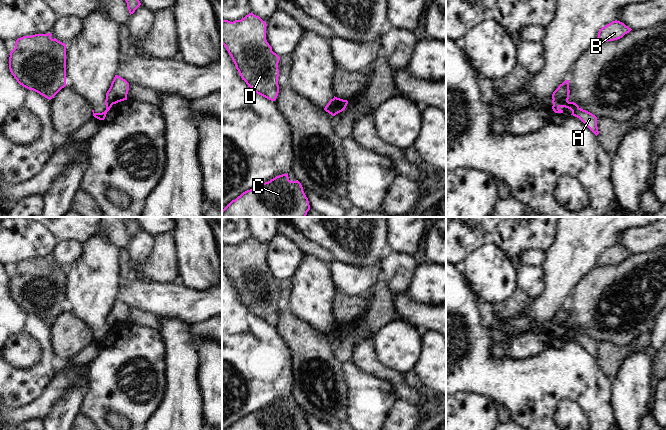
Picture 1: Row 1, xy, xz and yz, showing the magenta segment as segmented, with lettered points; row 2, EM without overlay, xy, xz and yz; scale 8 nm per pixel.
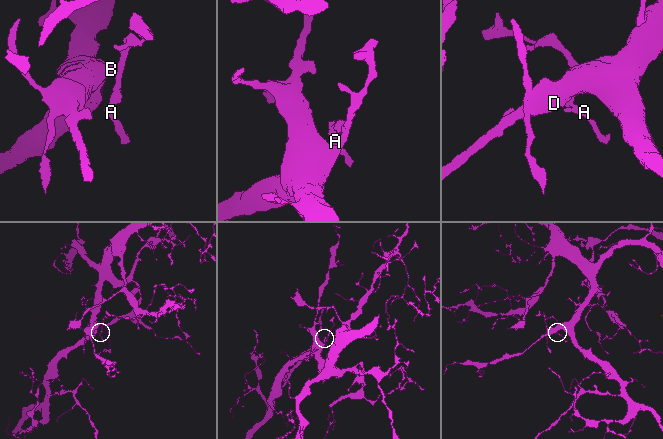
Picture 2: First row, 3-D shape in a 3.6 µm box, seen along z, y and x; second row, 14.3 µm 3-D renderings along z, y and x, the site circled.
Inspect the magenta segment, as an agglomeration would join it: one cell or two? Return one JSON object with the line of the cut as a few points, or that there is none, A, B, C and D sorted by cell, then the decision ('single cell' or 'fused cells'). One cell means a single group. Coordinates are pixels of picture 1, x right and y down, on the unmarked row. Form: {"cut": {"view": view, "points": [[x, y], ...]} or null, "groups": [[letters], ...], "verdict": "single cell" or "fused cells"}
{"cut": {"view": "xz", "points": [[332, 323], [330, 337]]}, "groups": [["A"], ["B", "C", "D"]], "verdict": "fused cells"}

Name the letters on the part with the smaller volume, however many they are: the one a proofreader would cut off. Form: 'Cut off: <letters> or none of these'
Cut off: A

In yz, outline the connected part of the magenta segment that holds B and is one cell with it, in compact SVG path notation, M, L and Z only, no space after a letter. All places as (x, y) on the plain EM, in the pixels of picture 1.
M615 244L599 254L597 265L599 266L614 265L622 262L631 254L632 253L626 250L624 247Z

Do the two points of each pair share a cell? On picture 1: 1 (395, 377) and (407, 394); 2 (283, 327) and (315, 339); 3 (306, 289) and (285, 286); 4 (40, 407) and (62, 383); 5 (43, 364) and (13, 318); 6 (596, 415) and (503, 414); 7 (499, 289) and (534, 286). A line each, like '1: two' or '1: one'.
1: one
2: one
3: two
4: one
5: one
6: two
7: two

